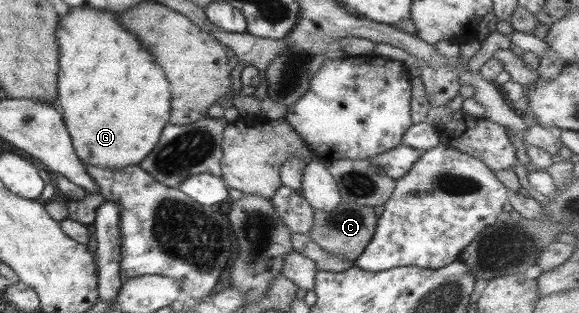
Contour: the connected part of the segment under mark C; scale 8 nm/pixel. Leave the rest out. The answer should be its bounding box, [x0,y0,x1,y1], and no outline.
[308,200,378,262]

